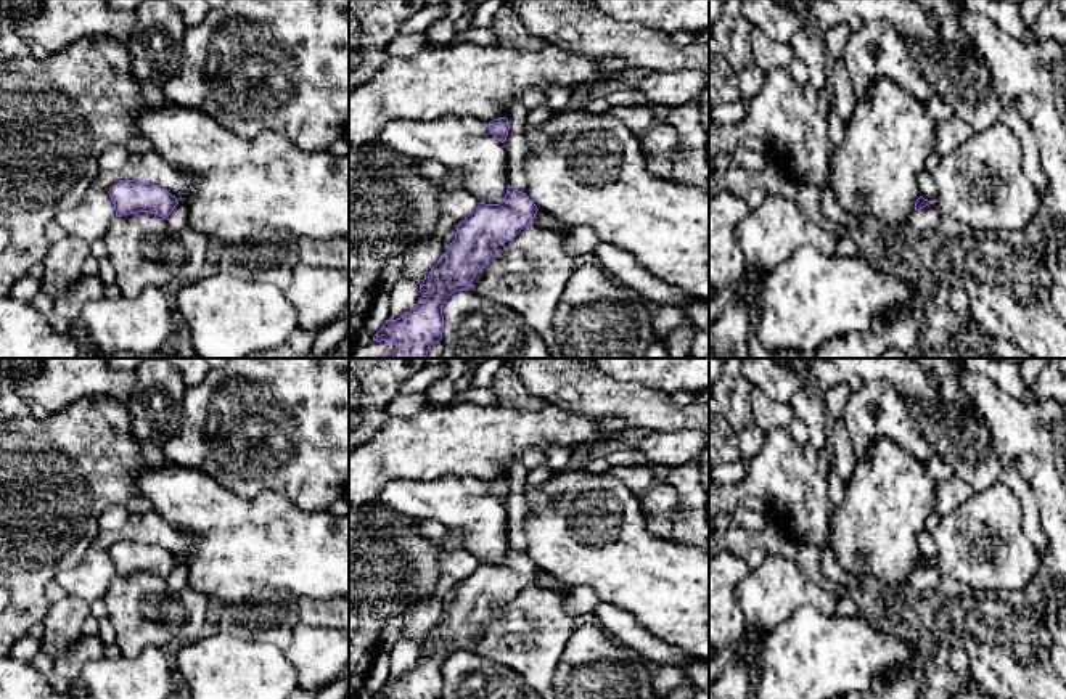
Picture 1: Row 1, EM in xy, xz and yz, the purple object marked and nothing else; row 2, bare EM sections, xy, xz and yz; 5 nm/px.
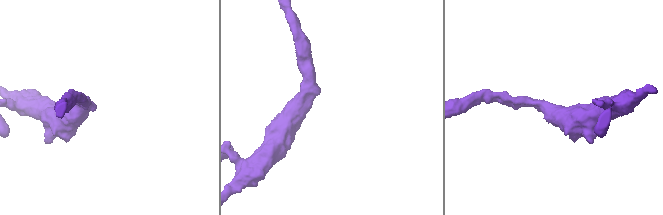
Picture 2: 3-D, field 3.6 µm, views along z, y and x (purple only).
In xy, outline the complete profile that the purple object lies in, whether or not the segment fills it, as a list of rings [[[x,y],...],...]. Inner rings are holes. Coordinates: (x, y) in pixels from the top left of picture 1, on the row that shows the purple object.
[[[121,180],[109,188],[116,217],[150,212],[159,215],[172,230],[188,227],[188,209],[167,190],[135,180]]]

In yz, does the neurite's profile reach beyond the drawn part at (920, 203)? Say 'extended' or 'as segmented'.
extended

